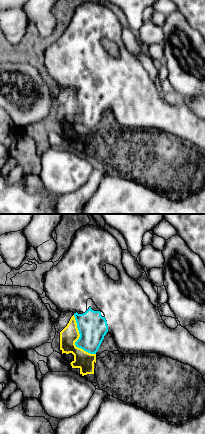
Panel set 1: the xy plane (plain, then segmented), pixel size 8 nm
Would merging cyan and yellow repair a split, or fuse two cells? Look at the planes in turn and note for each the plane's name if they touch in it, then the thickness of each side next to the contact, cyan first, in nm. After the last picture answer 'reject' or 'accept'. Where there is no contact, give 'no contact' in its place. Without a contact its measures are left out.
contact in xy; calibres 240 and 150 nm

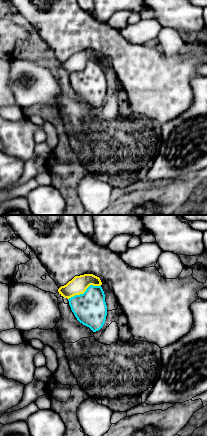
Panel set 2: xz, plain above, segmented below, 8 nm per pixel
contact in xz; calibres 260 and 140 nm

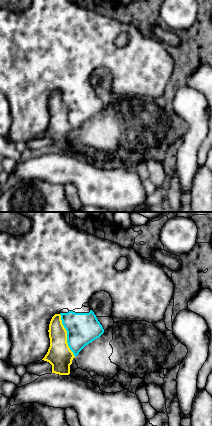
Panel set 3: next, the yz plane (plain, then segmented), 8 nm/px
contact in yz; calibres 260 and 200 nm

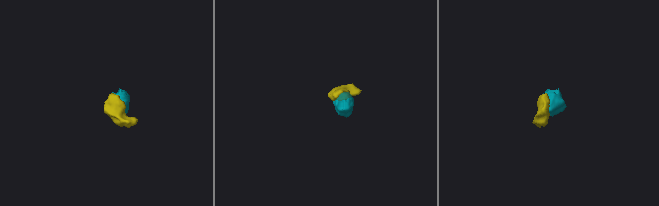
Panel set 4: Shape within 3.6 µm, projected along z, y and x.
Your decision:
reject

